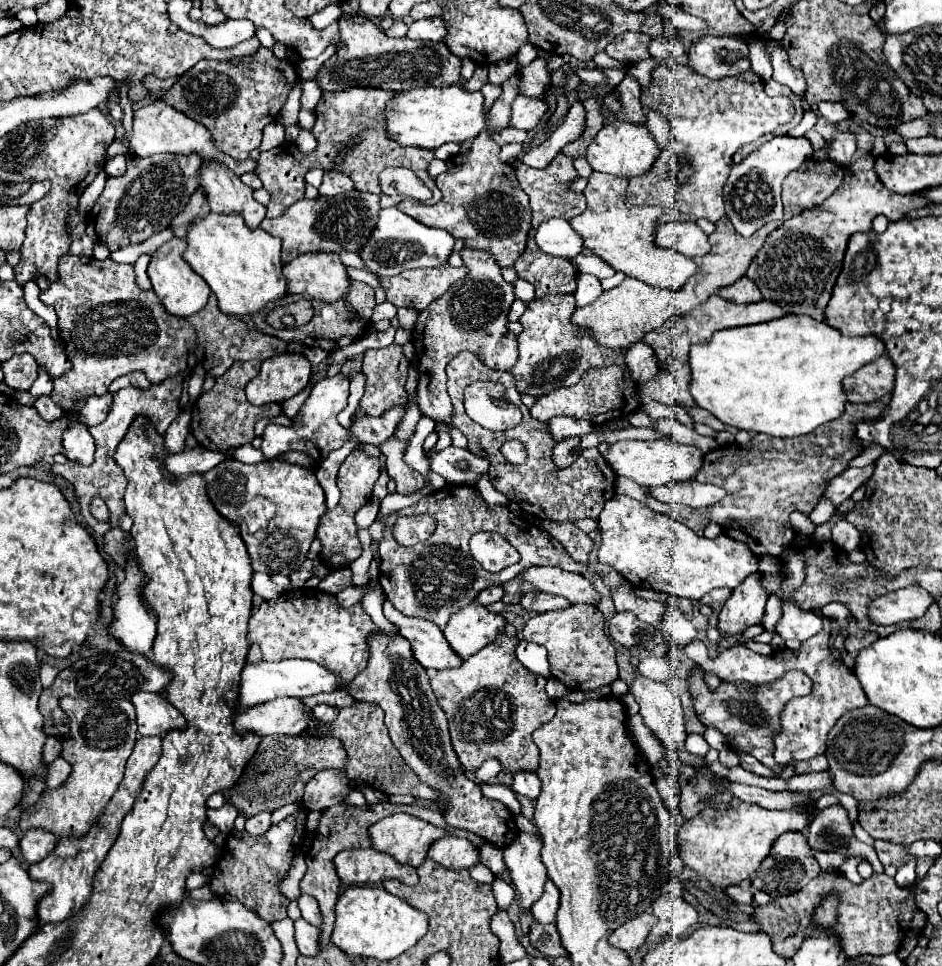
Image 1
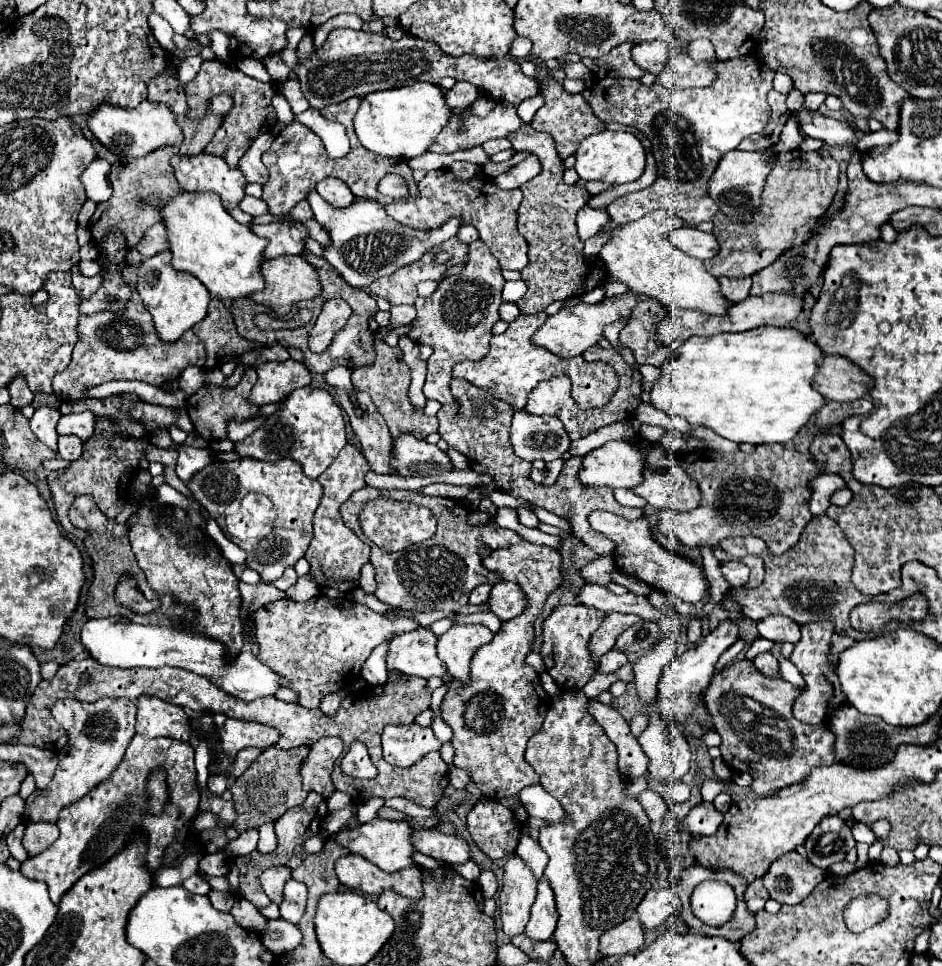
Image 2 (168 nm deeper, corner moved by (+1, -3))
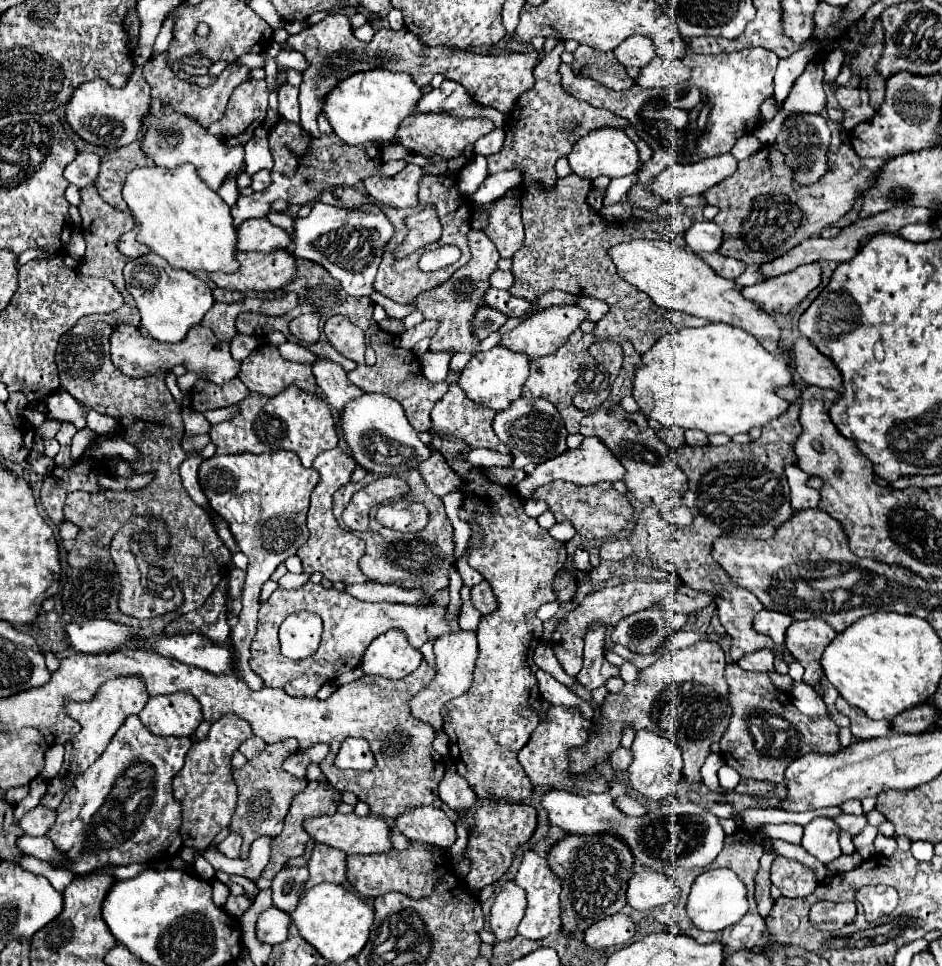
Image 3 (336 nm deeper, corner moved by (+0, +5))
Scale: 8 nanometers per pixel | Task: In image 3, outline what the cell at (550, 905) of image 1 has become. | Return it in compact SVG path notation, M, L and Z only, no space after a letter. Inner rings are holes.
M525 850L521 858L519 872L515 876L515 882L525 888L527 892L527 910L525 918L519 924L519 934L529 938L529 940L543 940L555 932L561 930L561 920L559 920L559 894L561 894L561 882L559 878L549 870L547 860L541 858L535 850Z

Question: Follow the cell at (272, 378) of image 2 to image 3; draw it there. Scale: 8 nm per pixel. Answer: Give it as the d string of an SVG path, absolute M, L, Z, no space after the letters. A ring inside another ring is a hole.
M275 344L257 346L241 362L239 378L251 392L269 398L283 392L289 384L295 384L307 392L317 390L311 366L285 360Z

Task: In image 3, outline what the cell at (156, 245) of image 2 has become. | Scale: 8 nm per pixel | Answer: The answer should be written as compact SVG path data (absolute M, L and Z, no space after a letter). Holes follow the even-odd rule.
M135 226L131 232L123 234L121 240L119 240L119 250L121 250L127 258L139 258L139 256L151 252L149 246L137 242L137 230L139 230L139 226Z

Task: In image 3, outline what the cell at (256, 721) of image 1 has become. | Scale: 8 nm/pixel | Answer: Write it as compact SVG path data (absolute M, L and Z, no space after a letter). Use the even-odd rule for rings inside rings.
M225 714L213 722L205 740L197 740L191 746L185 758L185 766L179 770L177 778L173 778L175 798L183 804L181 834L187 834L187 838L191 838L189 846L199 852L205 852L215 836L231 822L237 806L237 786L231 778L231 756L247 738L253 738L251 724L235 714Z

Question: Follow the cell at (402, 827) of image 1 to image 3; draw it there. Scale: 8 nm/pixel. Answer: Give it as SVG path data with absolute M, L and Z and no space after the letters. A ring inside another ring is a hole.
M335 812L333 816L317 816L317 818L307 818L305 820L307 832L321 844L327 844L331 848L339 848L345 854L385 854L393 850L391 844L391 834L393 830L387 826L387 822L381 816L369 814L365 818L357 814L339 814Z

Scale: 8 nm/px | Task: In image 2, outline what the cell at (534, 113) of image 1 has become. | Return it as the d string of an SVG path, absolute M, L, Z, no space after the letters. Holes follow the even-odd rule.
M496 104L492 114L484 118L452 112L452 122L448 122L448 126L436 136L436 142L430 146L430 150L438 154L452 154L456 150L482 146L492 138L504 138L508 132L514 132L520 126L522 120L512 104Z

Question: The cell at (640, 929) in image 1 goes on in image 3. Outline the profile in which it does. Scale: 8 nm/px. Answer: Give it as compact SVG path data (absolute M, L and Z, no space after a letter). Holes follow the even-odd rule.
M615 914L603 918L585 930L585 944L591 948L611 948L623 946L635 936L635 924L627 914Z

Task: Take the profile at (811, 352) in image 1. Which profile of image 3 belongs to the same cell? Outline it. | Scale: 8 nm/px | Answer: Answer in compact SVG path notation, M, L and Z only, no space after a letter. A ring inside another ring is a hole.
M707 324L701 328L685 328L671 332L643 354L641 366L633 380L633 398L641 406L647 418L661 422L663 426L697 428L707 434L747 434L751 428L763 428L767 422L777 420L787 412L789 402L777 396L779 388L793 386L795 360L793 352L781 348L777 354L767 352L755 336L735 328L731 324Z

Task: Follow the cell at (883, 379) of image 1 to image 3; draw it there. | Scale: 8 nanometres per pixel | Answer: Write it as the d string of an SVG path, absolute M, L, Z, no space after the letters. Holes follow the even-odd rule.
M801 336L791 346L791 352L795 354L795 370L807 384L833 390L843 388L843 374L839 368L825 354L819 354L807 338Z

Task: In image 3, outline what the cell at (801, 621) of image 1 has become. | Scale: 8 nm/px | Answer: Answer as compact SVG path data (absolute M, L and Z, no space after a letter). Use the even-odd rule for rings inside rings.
M761 610L755 614L753 628L765 636L769 636L775 642L776 657L774 659L774 669L780 674L788 673L788 665L784 663L782 657L783 646L785 646L785 630L793 624L793 618L789 614L773 612L773 610Z

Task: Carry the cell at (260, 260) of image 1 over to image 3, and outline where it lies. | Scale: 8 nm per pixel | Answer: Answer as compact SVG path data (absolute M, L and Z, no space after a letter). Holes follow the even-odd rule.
M185 164L177 170L169 168L137 168L133 170L123 186L123 198L129 204L131 212L135 214L135 222L141 226L137 240L147 244L155 254L165 258L173 268L187 270L187 272L237 272L241 268L237 260L237 228L233 226L231 208L225 200L209 190L209 186L199 178L193 166Z

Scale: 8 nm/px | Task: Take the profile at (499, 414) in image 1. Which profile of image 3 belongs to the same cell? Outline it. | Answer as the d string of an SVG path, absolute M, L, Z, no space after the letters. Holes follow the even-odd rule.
M471 230L469 232L469 248L473 258L461 266L449 280L445 280L441 286L435 286L431 290L425 290L425 294L421 292L415 298L415 308L425 316L425 320L437 320L439 322L439 330L437 334L431 338L431 352L475 352L481 344L481 340L477 340L475 336L475 314L481 306L485 306L485 292L491 288L489 284L489 276L499 270L497 262L501 260L495 244L483 234L483 230Z

